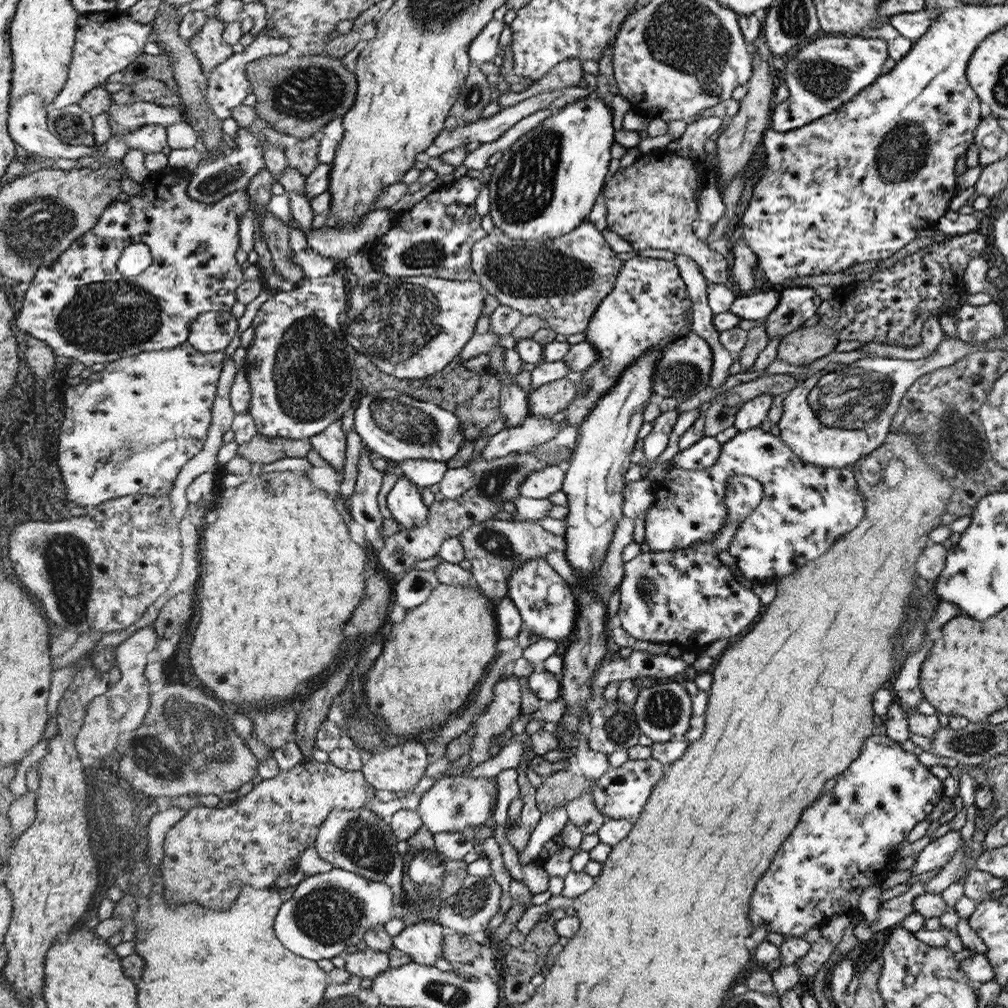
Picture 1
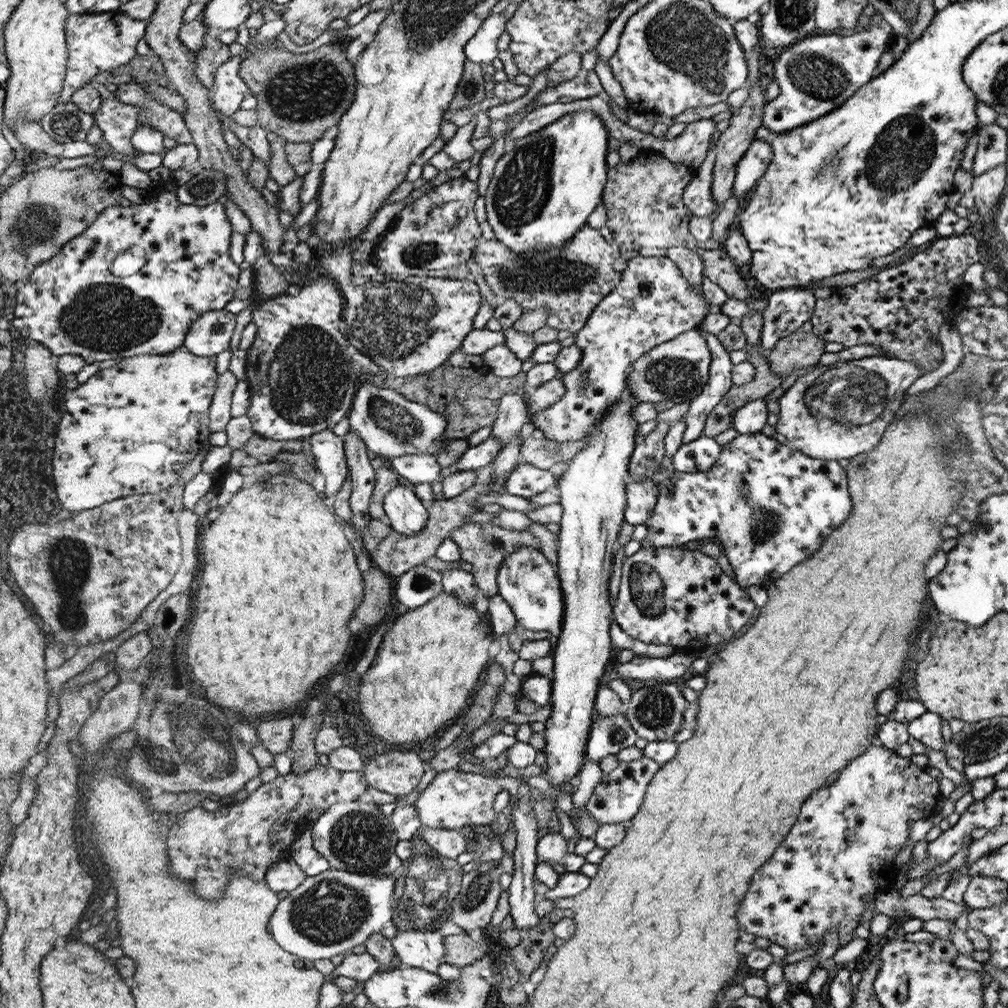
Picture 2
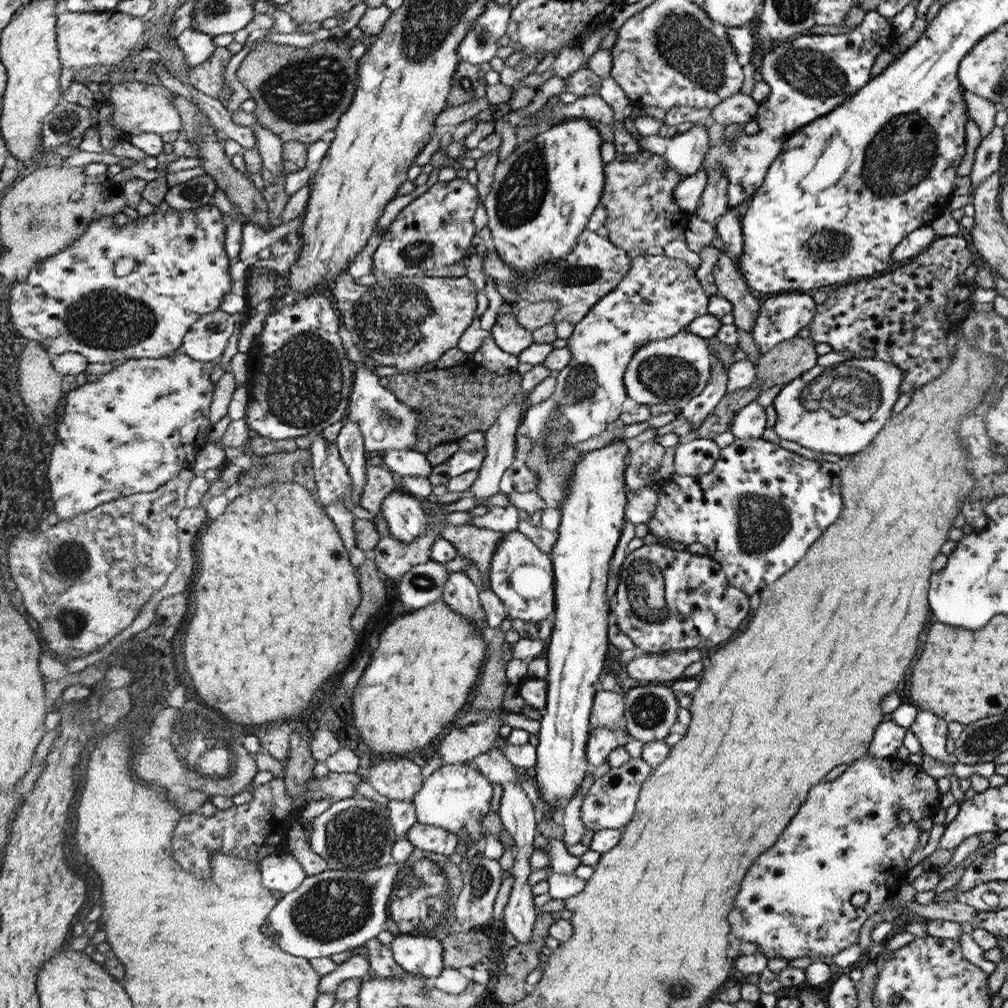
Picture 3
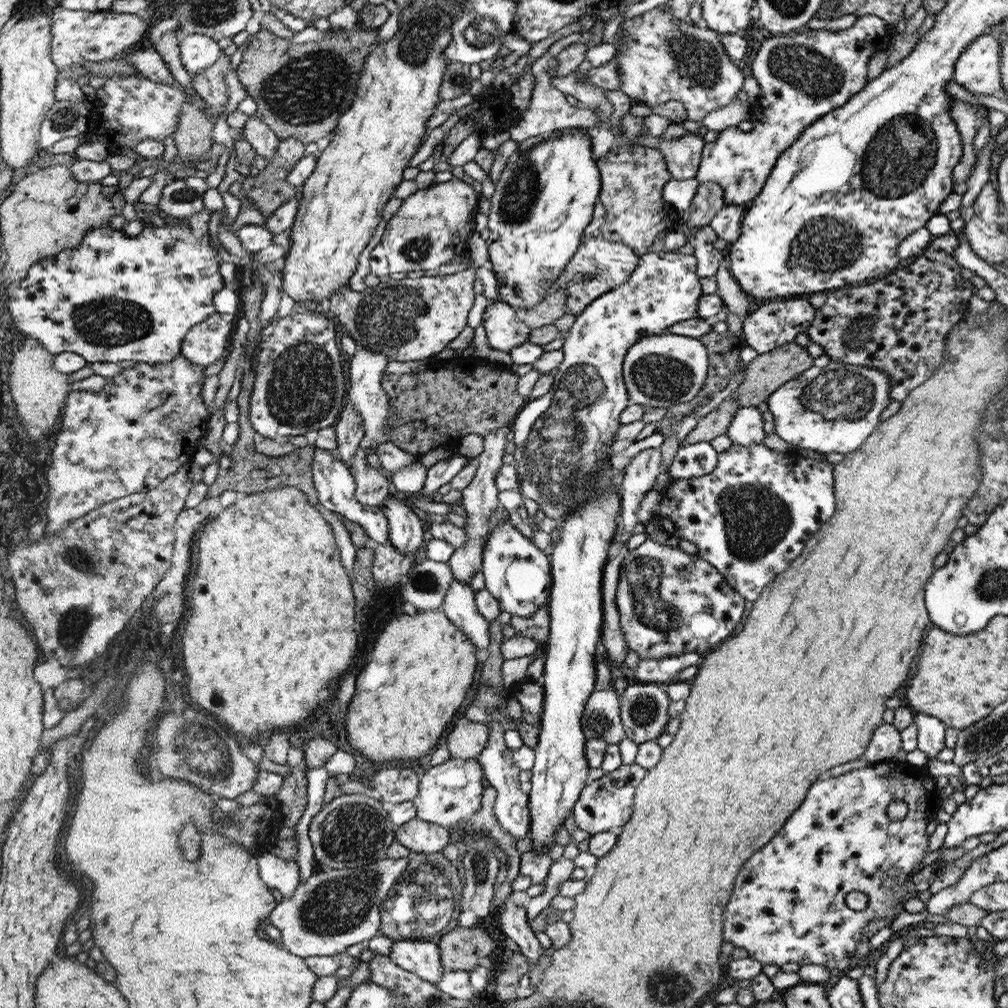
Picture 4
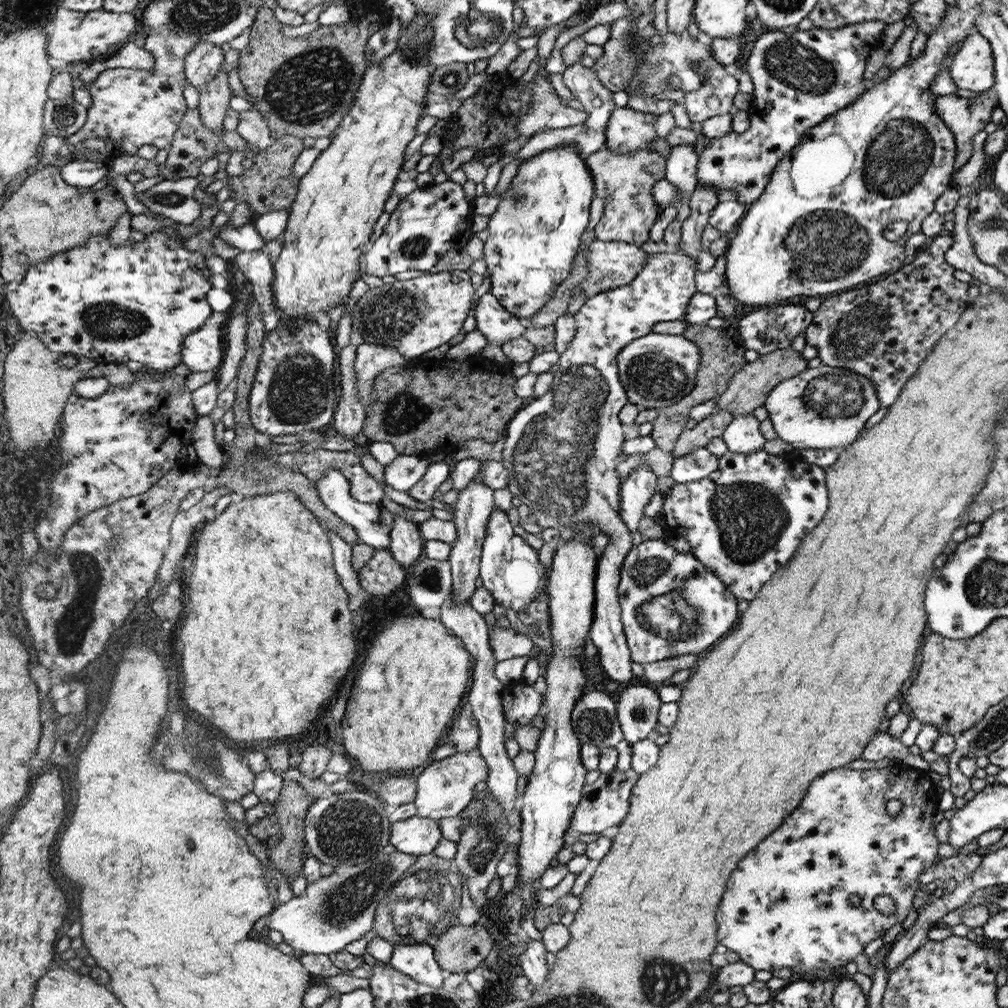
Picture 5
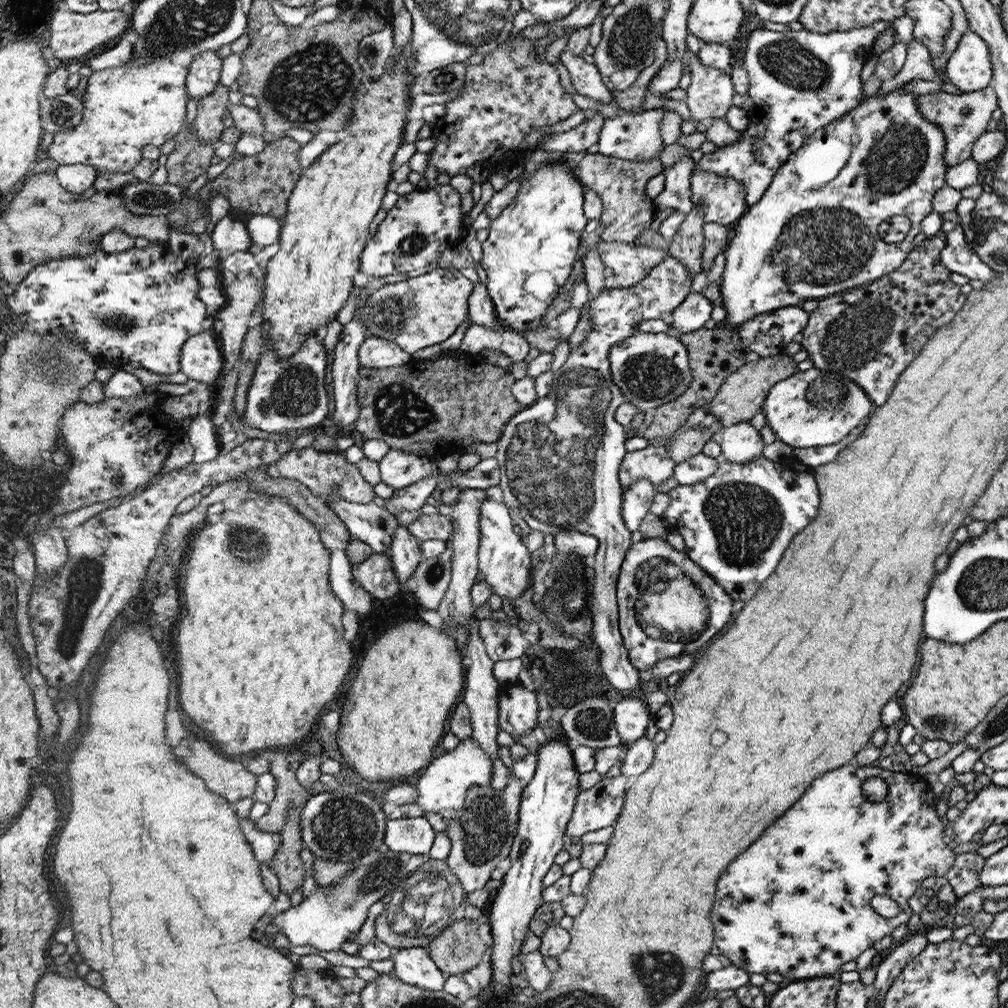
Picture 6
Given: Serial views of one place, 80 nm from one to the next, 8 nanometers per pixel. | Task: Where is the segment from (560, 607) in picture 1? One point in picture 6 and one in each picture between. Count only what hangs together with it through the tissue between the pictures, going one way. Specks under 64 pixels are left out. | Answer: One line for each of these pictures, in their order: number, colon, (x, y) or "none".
2: (527, 581)
3: (521, 575)
4: (517, 573)
5: (510, 568)
6: (504, 559)

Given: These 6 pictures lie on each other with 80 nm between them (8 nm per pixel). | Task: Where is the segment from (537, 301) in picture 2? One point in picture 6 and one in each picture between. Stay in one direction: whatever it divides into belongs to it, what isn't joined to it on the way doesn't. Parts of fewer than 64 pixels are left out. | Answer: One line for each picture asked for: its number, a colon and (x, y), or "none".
3: (596, 267)
4: (600, 265)
5: (611, 265)
6: (626, 264)

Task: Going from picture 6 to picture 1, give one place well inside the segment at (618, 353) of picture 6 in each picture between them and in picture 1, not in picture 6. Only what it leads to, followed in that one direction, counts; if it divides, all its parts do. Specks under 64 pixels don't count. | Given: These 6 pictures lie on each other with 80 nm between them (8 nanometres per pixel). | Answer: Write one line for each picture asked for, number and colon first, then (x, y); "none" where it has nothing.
1: (686, 369)
2: (677, 370)
3: (674, 370)
4: (663, 370)
5: (657, 370)

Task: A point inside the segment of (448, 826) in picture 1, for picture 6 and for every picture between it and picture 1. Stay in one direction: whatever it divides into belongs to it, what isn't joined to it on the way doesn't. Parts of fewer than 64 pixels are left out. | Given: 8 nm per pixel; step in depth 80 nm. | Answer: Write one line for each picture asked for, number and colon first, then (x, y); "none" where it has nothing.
2: (454, 799)
3: (448, 798)
4: (448, 794)
5: (444, 789)
6: (443, 786)

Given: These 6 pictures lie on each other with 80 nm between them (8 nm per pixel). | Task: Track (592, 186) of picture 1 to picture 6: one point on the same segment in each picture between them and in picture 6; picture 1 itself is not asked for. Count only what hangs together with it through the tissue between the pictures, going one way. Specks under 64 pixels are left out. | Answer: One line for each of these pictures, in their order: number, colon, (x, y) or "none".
2: (543, 191)
3: (545, 192)
4: (541, 207)
5: (535, 233)
6: (528, 257)

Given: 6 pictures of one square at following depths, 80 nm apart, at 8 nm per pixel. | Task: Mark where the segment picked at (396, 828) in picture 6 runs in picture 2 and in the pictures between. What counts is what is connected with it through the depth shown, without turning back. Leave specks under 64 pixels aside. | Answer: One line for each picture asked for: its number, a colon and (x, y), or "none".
2: (449, 843)
3: (427, 837)
4: (418, 835)
5: (418, 836)

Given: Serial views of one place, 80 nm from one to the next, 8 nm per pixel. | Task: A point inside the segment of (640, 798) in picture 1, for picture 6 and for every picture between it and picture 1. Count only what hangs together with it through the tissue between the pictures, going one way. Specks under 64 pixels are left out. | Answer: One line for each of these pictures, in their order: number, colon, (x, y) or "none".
2: (618, 796)
3: (610, 803)
4: (606, 803)
5: (605, 803)
6: (598, 807)

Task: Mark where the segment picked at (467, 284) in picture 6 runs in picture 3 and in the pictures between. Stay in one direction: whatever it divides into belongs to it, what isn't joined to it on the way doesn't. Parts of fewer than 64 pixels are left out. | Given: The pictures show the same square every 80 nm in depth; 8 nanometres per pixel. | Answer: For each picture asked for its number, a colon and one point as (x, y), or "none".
3: (408, 322)
4: (414, 319)
5: (416, 316)

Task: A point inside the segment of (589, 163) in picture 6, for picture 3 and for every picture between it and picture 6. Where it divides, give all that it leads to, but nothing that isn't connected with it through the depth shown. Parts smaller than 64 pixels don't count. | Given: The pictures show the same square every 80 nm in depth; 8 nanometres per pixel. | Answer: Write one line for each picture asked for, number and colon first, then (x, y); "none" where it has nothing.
3: (642, 212)
4: (633, 176)
5: (625, 181)

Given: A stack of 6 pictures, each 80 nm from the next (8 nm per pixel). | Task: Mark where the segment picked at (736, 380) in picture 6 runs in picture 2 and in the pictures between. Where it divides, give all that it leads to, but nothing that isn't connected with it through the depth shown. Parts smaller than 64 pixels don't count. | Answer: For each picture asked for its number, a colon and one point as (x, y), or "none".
2: (800, 350)
3: (788, 360)
4: (767, 372)
5: (748, 388)

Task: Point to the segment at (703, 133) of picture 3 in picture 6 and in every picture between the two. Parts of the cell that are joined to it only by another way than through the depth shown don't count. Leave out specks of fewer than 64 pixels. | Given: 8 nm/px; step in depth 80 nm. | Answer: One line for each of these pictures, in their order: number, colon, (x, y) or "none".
4: (683, 154)
5: (681, 163)
6: (676, 194)

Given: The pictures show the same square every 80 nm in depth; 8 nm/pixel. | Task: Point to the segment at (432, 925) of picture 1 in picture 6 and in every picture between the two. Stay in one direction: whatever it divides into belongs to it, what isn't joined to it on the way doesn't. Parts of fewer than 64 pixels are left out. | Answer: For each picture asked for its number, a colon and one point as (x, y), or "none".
2: (420, 947)
3: (415, 954)
4: (421, 958)
5: (417, 961)
6: (413, 966)

